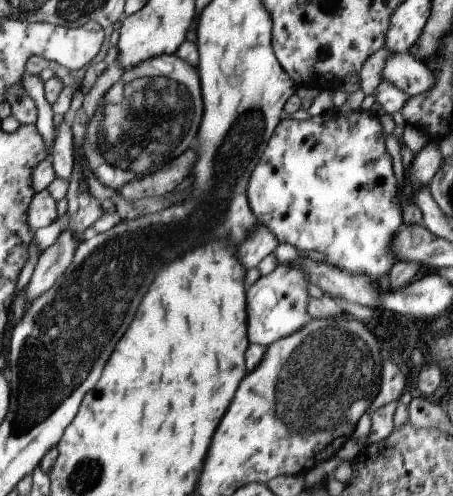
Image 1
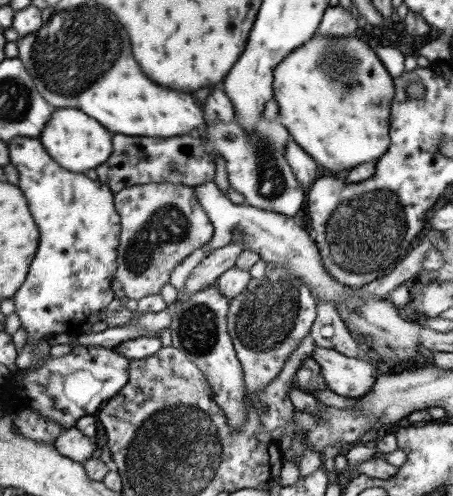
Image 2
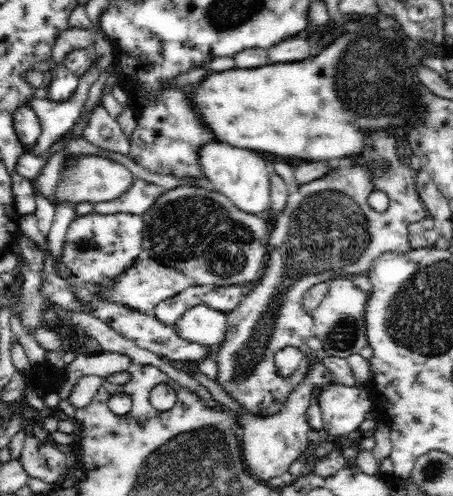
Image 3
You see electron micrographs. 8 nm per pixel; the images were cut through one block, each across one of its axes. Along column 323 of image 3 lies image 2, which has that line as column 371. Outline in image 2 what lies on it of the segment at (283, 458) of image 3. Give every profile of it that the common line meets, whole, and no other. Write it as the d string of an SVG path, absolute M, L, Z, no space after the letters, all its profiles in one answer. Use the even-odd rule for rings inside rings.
M315 348L313 356L321 368L321 376L329 392L349 400L367 396L379 376L375 364L363 358L349 358L325 348Z

